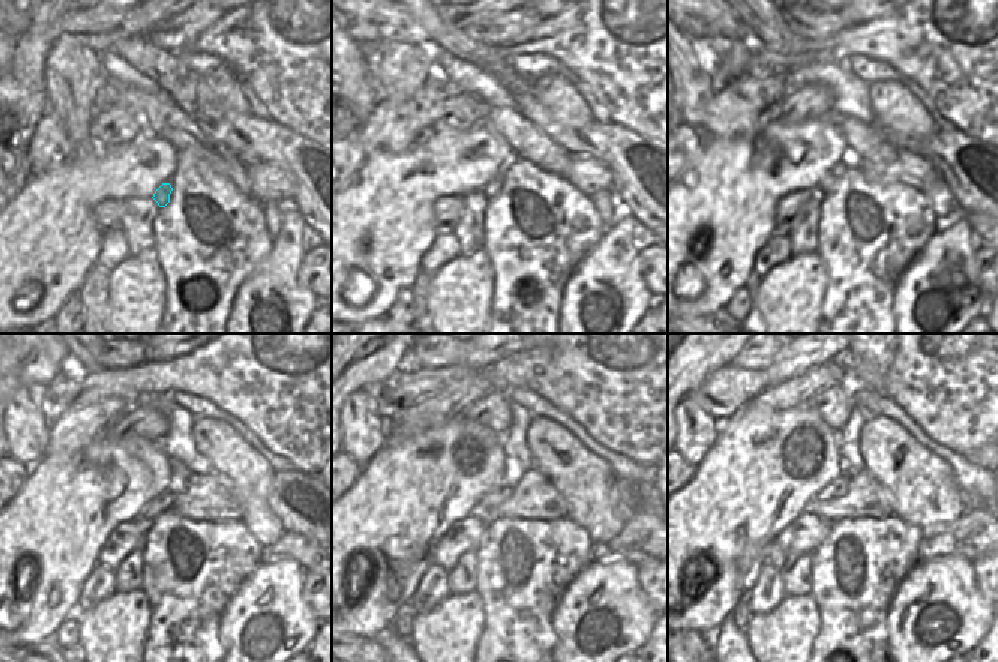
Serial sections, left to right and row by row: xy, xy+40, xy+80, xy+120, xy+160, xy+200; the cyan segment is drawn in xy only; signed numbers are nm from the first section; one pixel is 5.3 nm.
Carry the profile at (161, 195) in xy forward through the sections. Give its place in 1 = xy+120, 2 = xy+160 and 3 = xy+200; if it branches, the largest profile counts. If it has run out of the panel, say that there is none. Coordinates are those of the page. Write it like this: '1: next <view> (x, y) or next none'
1: next xy+120 (161, 503)
2: next xy+160 (488, 505)
3: next xy+200 (835, 490)

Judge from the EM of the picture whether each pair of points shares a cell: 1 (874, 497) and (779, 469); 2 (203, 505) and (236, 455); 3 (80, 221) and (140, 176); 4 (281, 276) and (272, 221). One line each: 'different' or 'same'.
1: different
2: different
3: same
4: different

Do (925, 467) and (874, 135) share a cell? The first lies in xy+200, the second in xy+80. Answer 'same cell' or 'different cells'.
different cells

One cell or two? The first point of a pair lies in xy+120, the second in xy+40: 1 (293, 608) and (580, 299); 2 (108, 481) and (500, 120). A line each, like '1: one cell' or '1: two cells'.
1: one cell
2: two cells

